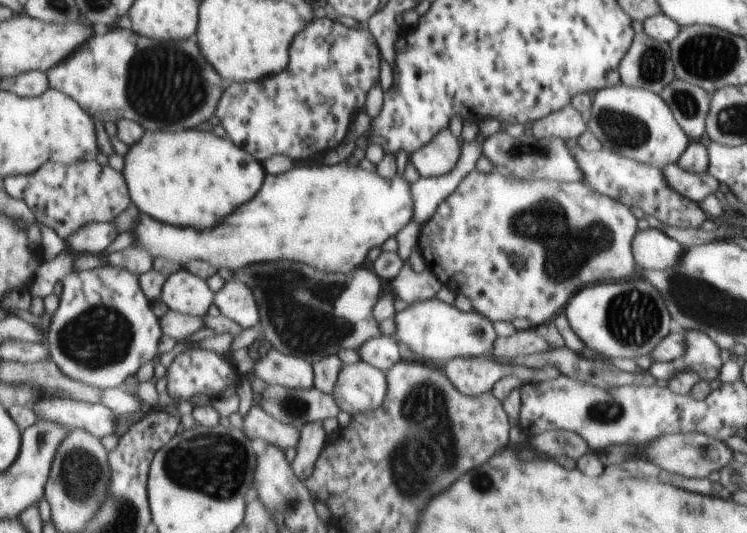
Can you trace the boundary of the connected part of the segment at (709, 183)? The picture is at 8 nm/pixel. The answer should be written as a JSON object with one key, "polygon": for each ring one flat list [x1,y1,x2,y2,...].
{"polygon":[[679,163,668,164,661,169,661,172,664,172,669,188,672,188,673,192,681,193,681,196,688,197,690,201,696,203,722,188,716,177,706,172,701,174,685,172]]}

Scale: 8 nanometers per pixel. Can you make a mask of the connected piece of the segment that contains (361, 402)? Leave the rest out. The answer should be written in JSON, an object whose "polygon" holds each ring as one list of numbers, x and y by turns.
{"polygon":[[359,361,355,364,341,364,335,386,331,390,331,398,339,410,353,416,381,406,385,392,385,373]]}

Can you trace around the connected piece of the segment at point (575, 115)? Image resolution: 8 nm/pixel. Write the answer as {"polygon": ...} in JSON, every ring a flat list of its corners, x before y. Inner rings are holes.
{"polygon":[[569,104,567,107,561,108,560,111,552,112,544,119,532,123,531,136,537,140,545,140,545,138,551,138,551,136,566,140,577,138,585,129,586,125,581,120,581,114,575,108,571,108]]}

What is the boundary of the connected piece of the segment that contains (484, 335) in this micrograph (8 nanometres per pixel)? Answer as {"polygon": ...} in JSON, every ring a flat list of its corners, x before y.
{"polygon":[[435,299,414,302,393,314,395,325,392,336,396,343,403,344,416,356,428,364,441,365,449,359,489,356,496,340,491,323,473,310,461,312,452,304]]}

